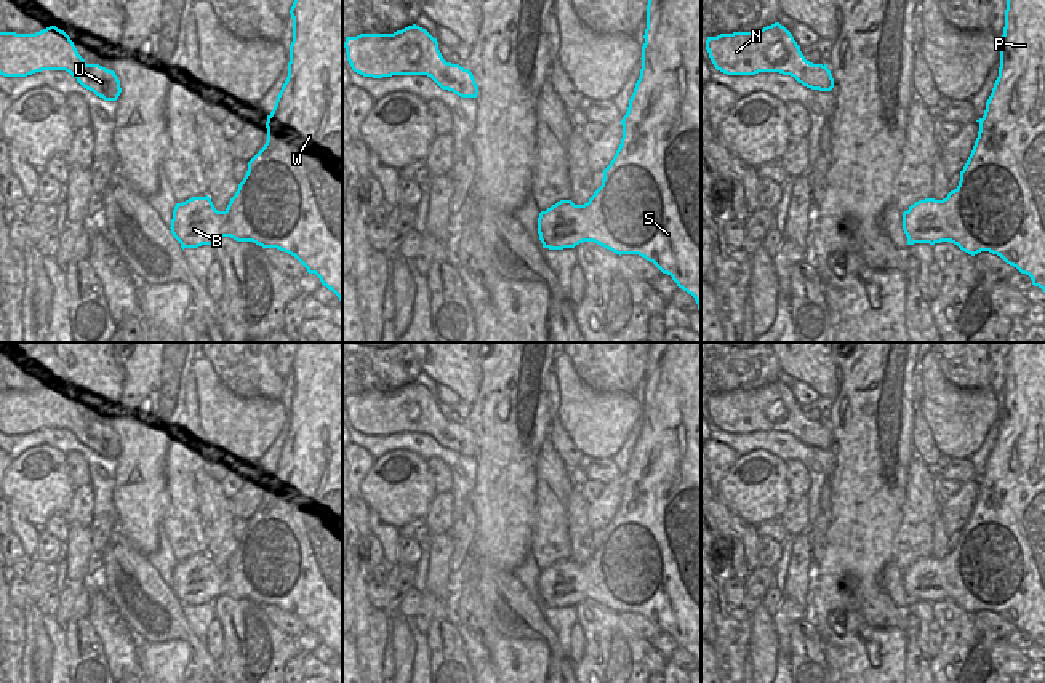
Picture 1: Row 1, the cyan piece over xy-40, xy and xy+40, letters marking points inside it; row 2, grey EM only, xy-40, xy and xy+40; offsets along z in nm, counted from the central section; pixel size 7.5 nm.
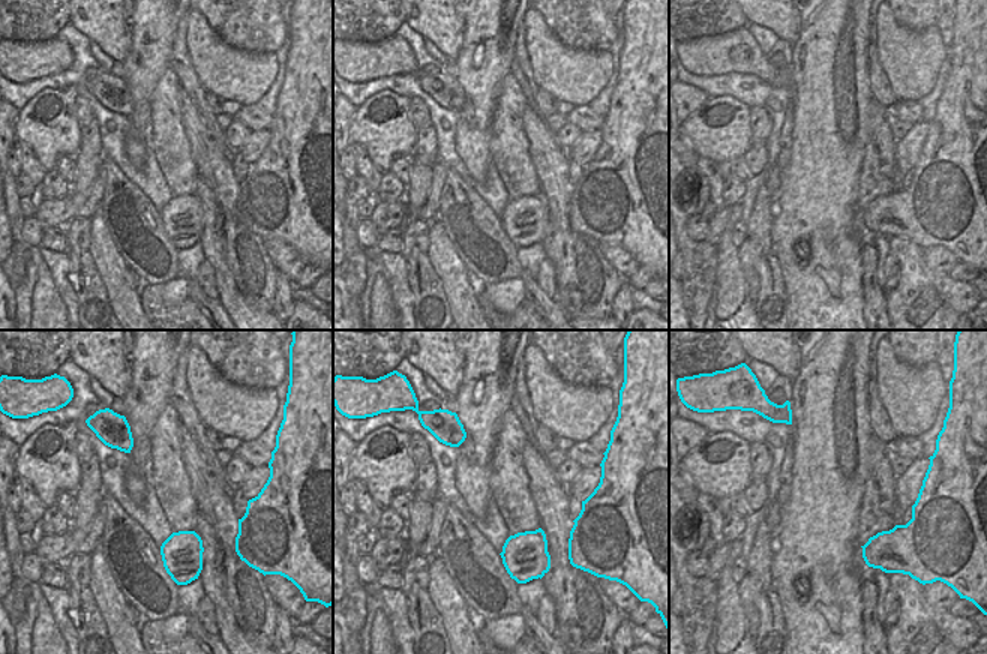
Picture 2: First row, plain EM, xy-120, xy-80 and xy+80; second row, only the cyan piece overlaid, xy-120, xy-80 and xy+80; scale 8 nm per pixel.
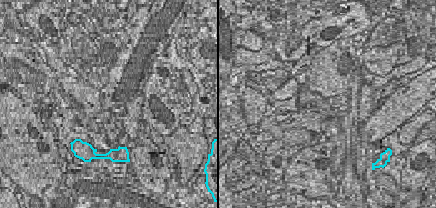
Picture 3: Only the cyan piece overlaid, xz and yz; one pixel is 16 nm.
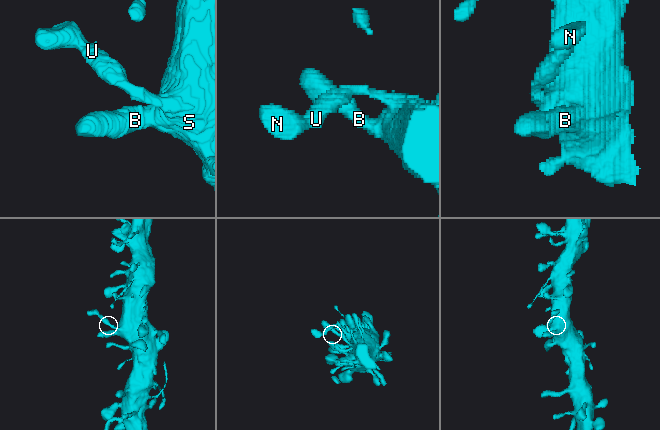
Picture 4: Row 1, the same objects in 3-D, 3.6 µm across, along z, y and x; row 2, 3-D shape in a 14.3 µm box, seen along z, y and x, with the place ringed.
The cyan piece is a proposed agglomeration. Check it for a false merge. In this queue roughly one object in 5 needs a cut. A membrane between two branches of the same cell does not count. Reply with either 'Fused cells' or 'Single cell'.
Single cell.

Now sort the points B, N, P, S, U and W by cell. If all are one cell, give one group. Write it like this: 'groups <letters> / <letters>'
groups B N P S U W

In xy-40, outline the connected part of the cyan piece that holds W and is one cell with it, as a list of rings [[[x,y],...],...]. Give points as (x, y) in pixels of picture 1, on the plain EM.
[[[299,342],[290,373],[288,435],[267,473],[264,505],[248,520],[248,529],[224,569],[218,569],[208,553],[192,555],[176,561],[170,587],[182,608],[230,595],[285,609],[315,632],[339,656],[342,667],[342,342]]]

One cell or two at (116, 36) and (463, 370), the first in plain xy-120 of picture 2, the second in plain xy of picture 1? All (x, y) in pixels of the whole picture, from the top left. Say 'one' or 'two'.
one

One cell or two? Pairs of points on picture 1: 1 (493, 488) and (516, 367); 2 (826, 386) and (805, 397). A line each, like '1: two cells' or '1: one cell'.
1: one cell
2: two cells

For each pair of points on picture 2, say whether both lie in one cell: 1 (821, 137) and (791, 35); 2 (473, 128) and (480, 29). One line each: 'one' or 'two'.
1: two
2: one

